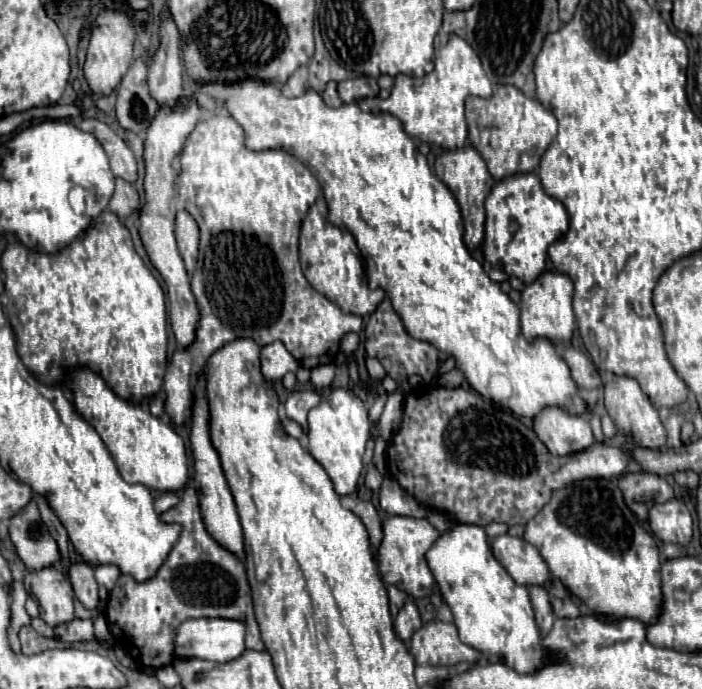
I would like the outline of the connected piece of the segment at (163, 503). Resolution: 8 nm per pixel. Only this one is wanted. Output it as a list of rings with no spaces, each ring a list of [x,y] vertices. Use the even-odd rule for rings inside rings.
[[[165,492],[163,496],[157,498],[157,510],[167,512],[167,510],[171,510],[173,506],[177,506],[179,502],[181,502],[181,496],[179,496],[179,494],[175,494],[175,492]]]

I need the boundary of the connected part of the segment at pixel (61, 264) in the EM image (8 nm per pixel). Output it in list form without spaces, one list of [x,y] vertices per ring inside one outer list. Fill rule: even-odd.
[[[103,210],[91,228],[75,240],[57,254],[41,254],[15,240],[1,254],[5,294],[9,300],[7,318],[17,338],[17,352],[25,366],[45,384],[59,384],[69,368],[85,366],[101,374],[117,396],[133,404],[145,404],[161,390],[167,366],[167,310],[163,288],[135,252],[131,234],[115,212]]]

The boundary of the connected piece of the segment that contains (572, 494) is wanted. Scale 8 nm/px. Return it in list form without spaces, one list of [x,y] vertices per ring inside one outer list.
[[[581,480],[555,490],[553,498],[543,506],[543,510],[525,524],[523,538],[539,550],[551,574],[559,578],[561,584],[573,596],[577,596],[599,620],[619,622],[623,618],[637,618],[645,624],[655,624],[659,620],[663,610],[659,548],[653,536],[625,506],[621,490],[613,480]]]

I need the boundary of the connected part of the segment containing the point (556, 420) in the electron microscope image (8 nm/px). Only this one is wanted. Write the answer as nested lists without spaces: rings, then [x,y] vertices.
[[[561,408],[541,410],[533,420],[533,426],[553,456],[569,456],[571,452],[585,450],[595,442],[589,420],[571,416]]]

